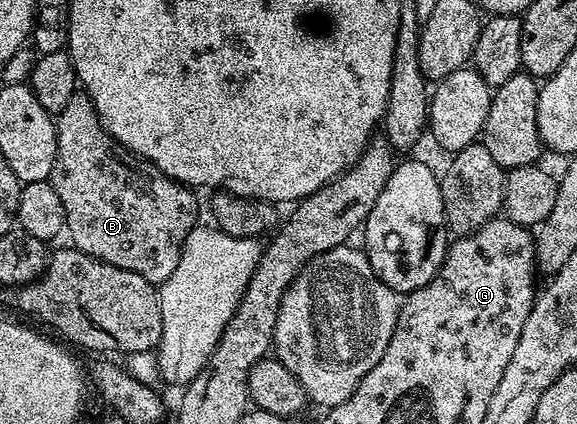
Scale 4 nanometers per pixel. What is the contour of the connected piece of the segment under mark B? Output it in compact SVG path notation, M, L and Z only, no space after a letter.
M81 90L74 91L72 99L68 102L68 106L64 106L64 110L57 113L56 146L58 147L56 150L56 162L52 166L52 174L50 175L49 181L50 185L56 190L56 194L60 194L60 203L64 206L64 214L66 215L64 232L67 237L70 235L69 243L92 258L100 258L106 264L120 266L124 270L132 270L132 274L140 274L140 278L144 278L148 283L161 286L172 274L172 270L176 270L176 266L180 266L180 254L182 253L184 242L188 238L190 231L199 223L198 200L194 197L197 195L191 189L187 188L185 184L168 178L168 174L164 174L152 162L140 159L134 153L129 152L123 144L113 140L108 134L108 130L100 122L96 110L92 106L90 97Z

